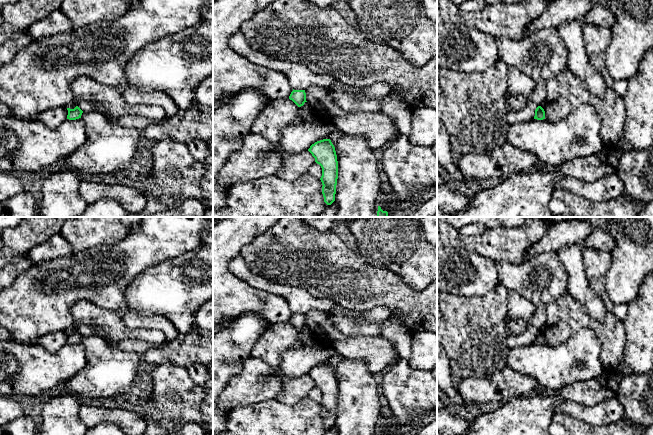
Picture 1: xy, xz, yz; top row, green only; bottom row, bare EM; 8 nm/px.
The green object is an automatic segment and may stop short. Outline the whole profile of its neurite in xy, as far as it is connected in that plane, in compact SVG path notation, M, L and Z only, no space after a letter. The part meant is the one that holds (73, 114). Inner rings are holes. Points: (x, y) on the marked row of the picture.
M76 106L74 109L67 108L67 110L68 110L67 119L69 120L76 120L81 118L81 115L83 113L83 111L78 106Z

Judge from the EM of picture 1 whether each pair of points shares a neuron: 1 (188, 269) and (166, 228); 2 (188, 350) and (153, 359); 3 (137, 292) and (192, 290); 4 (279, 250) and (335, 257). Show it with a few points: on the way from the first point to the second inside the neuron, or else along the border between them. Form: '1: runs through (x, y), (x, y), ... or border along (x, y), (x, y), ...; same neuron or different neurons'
1: border along (202, 245), (159, 263); different neurons
2: runs through (179, 352), (162, 354); same neuron
3: runs through (151, 292), (178, 290); same neuron
4: runs through (293, 243), (323, 243); same neuron

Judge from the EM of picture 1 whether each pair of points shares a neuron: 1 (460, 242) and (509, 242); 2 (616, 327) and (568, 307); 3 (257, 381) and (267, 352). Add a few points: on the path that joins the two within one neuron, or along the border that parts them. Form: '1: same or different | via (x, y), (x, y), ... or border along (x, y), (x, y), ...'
1: same | via (472, 242), (497, 242)
2: same | via (604, 327), (598, 327), (580, 319)
3: different | border along (251, 356), (264, 360), (280, 374)

